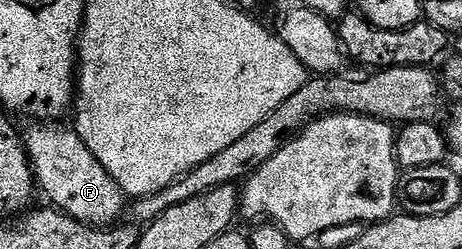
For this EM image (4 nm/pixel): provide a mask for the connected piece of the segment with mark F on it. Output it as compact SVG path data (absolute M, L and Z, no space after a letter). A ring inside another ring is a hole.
M33 123L29 130L24 130L25 151L29 154L29 164L33 167L33 176L38 190L45 192L45 197L52 208L82 221L85 225L109 227L118 220L121 212L126 212L125 192L107 175L103 163L87 151L75 131L69 133L60 129L57 123Z

